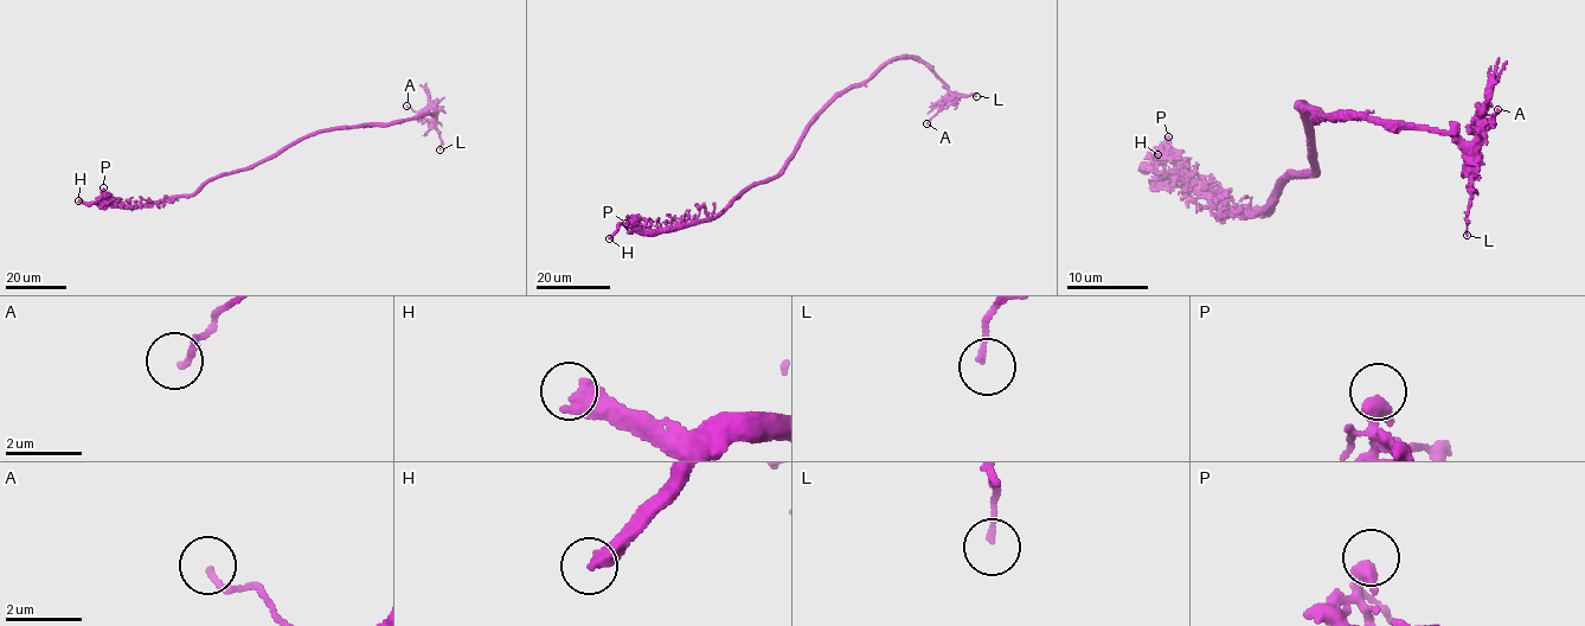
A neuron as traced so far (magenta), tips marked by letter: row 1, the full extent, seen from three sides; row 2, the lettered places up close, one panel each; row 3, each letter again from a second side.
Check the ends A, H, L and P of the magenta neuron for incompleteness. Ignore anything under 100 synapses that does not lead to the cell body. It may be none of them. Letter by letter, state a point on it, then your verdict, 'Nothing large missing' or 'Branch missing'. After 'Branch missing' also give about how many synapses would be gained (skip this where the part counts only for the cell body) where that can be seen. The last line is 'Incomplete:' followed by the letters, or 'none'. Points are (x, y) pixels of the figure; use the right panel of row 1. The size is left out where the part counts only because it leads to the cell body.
A: Place: (1497, 109). Nothing large missing
H: Place: (1157, 154). Branch missing
L: Place: (1467, 235). Nothing large missing
P: Place: (1168, 136). Nothing large missing
Incomplete: H

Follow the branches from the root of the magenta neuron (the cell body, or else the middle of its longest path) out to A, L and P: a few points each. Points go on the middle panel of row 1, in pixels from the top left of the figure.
A: (799, 145), (808, 126), (838, 96), (865, 84), (897, 59), (918, 57), (951, 95), (926, 123)
L: (799, 145), (808, 126), (838, 96), (865, 84), (897, 59), (918, 57), (955, 95), (976, 96)
P: (799, 145), (780, 173), (740, 190), (713, 217), (652, 230), (633, 230), (626, 223)

